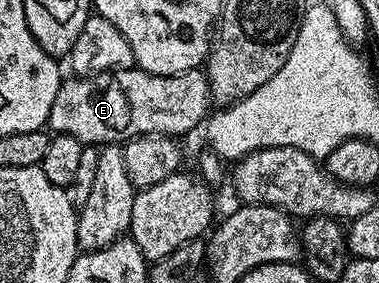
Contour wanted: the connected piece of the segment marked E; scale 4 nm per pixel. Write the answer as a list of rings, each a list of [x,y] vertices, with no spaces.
[[[134,67],[115,69],[107,73],[94,73],[92,77],[73,75],[70,78],[70,81],[69,78],[62,80],[59,95],[55,95],[48,128],[54,134],[71,135],[86,147],[121,145],[133,137],[142,137],[148,133],[170,135],[189,133],[197,124],[200,126],[211,113],[209,79],[200,68],[179,75],[151,75],[147,71]]]

